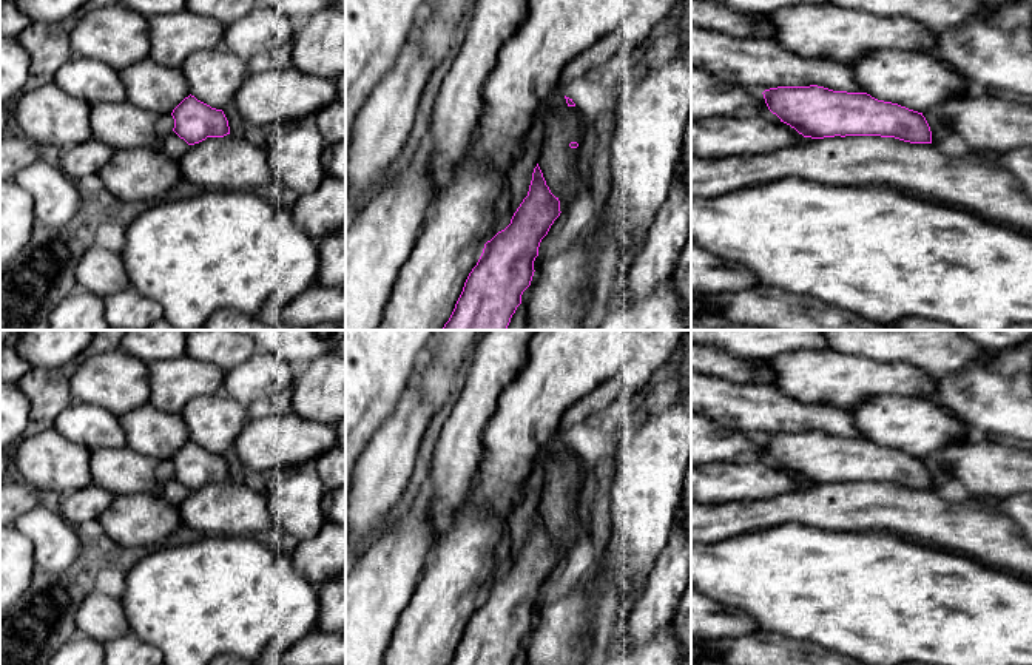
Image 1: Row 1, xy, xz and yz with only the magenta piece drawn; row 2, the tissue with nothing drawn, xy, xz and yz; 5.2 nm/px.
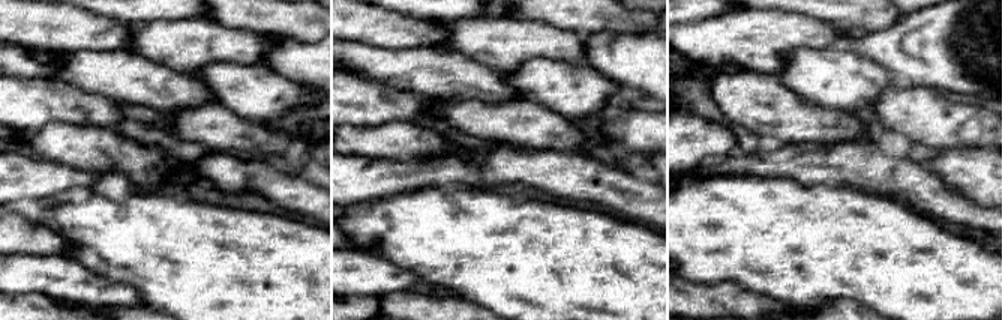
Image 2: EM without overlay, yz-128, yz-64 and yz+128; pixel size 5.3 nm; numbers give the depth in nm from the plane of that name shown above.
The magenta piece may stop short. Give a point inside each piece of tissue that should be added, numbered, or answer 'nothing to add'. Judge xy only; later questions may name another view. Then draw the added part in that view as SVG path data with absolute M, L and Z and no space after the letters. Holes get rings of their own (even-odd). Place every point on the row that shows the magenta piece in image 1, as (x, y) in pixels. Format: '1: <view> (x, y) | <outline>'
nothing to add

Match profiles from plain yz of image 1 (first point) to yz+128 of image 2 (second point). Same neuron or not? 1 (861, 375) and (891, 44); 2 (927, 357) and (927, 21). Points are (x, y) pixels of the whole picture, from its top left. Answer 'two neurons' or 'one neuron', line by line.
1: two neurons
2: two neurons

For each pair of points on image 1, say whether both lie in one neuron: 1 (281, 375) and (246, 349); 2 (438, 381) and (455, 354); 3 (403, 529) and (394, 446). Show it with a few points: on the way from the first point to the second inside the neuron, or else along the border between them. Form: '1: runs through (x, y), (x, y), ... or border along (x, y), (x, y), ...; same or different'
1: border along (258, 351), (225, 372); different
2: runs through (443, 375), (449, 360); same
3: border along (389, 517), (366, 545); different

